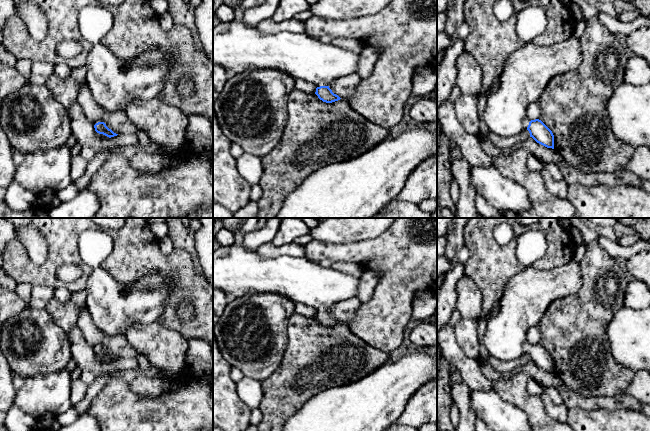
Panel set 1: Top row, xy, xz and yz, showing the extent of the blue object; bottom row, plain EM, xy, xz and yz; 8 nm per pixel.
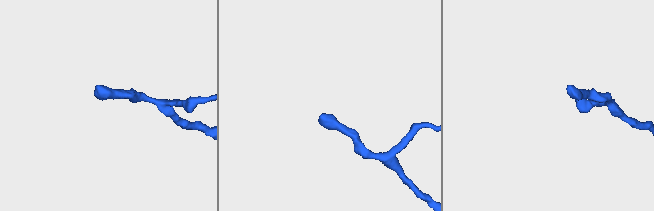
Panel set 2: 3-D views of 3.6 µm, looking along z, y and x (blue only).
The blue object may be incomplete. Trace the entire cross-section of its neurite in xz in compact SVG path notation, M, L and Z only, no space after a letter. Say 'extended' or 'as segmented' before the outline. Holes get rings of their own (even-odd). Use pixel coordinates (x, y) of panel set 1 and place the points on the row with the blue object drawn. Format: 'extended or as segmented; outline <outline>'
extended; outline M237 8L235 19L213 28L213 65L222 66L227 73L237 75L261 68L273 68L317 86L315 94L320 100L332 103L341 98L329 88L333 81L358 69L360 55L331 43L322 43L319 38L306 33L279 32L263 34L244 22L242 8Z

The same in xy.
extended; outline M90 118L95 131L99 134L103 134L109 138L117 136L118 134L114 133L111 129L109 129L106 124L102 121L102 119L97 119L97 118Z

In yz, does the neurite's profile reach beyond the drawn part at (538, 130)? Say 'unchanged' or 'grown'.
grown

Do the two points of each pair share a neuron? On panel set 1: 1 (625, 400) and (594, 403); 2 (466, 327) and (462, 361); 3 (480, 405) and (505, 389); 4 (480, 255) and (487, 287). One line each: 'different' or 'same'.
1: same
2: different
3: different
4: same

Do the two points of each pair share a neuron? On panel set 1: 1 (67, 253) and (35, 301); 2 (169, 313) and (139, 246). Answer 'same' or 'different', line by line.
1: different
2: same

